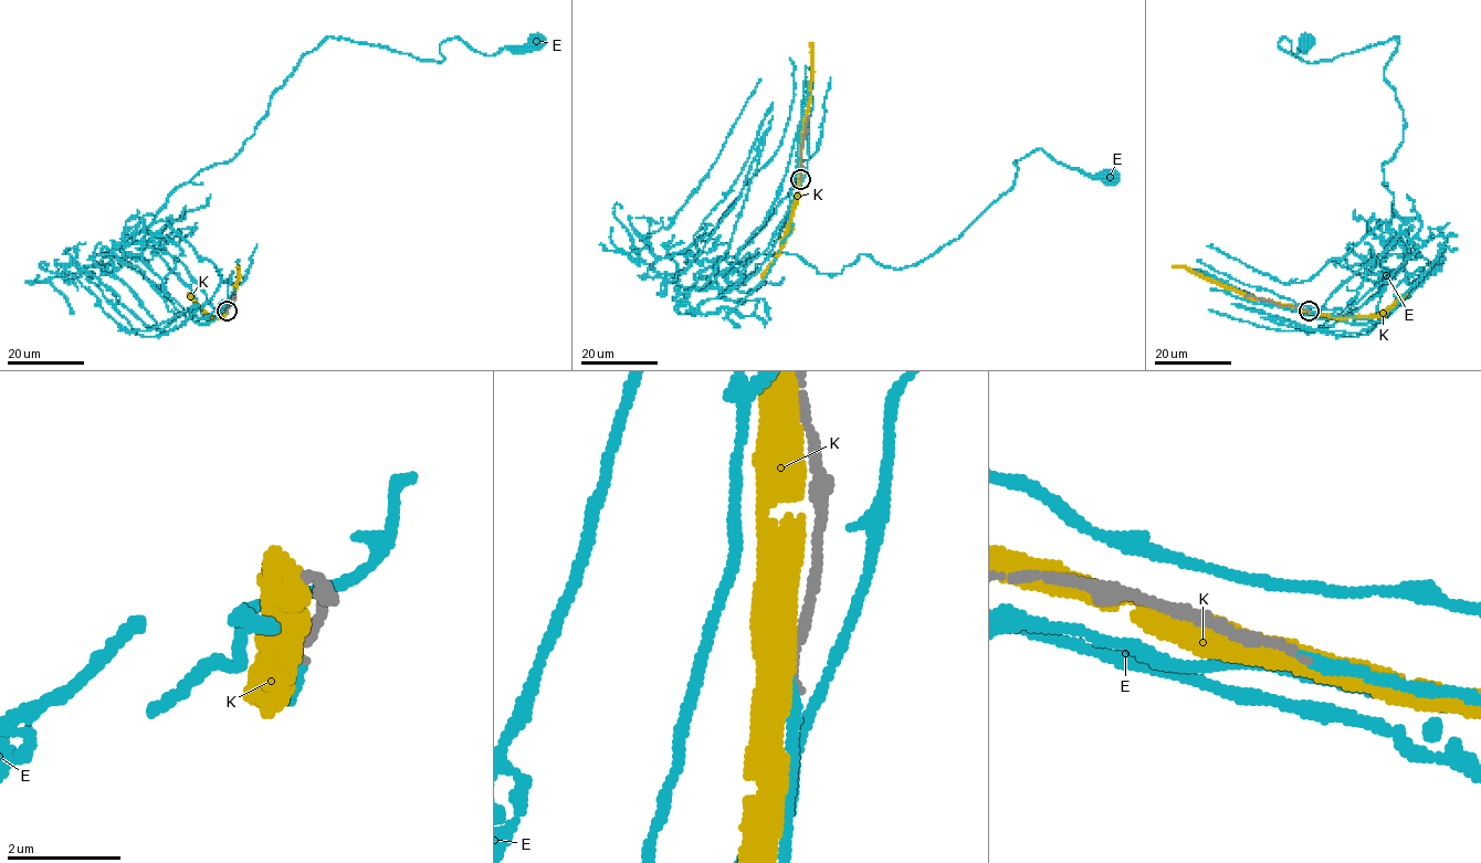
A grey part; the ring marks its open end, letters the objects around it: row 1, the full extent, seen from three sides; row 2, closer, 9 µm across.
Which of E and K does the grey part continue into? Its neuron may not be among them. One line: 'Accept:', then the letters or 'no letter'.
Accept: E

